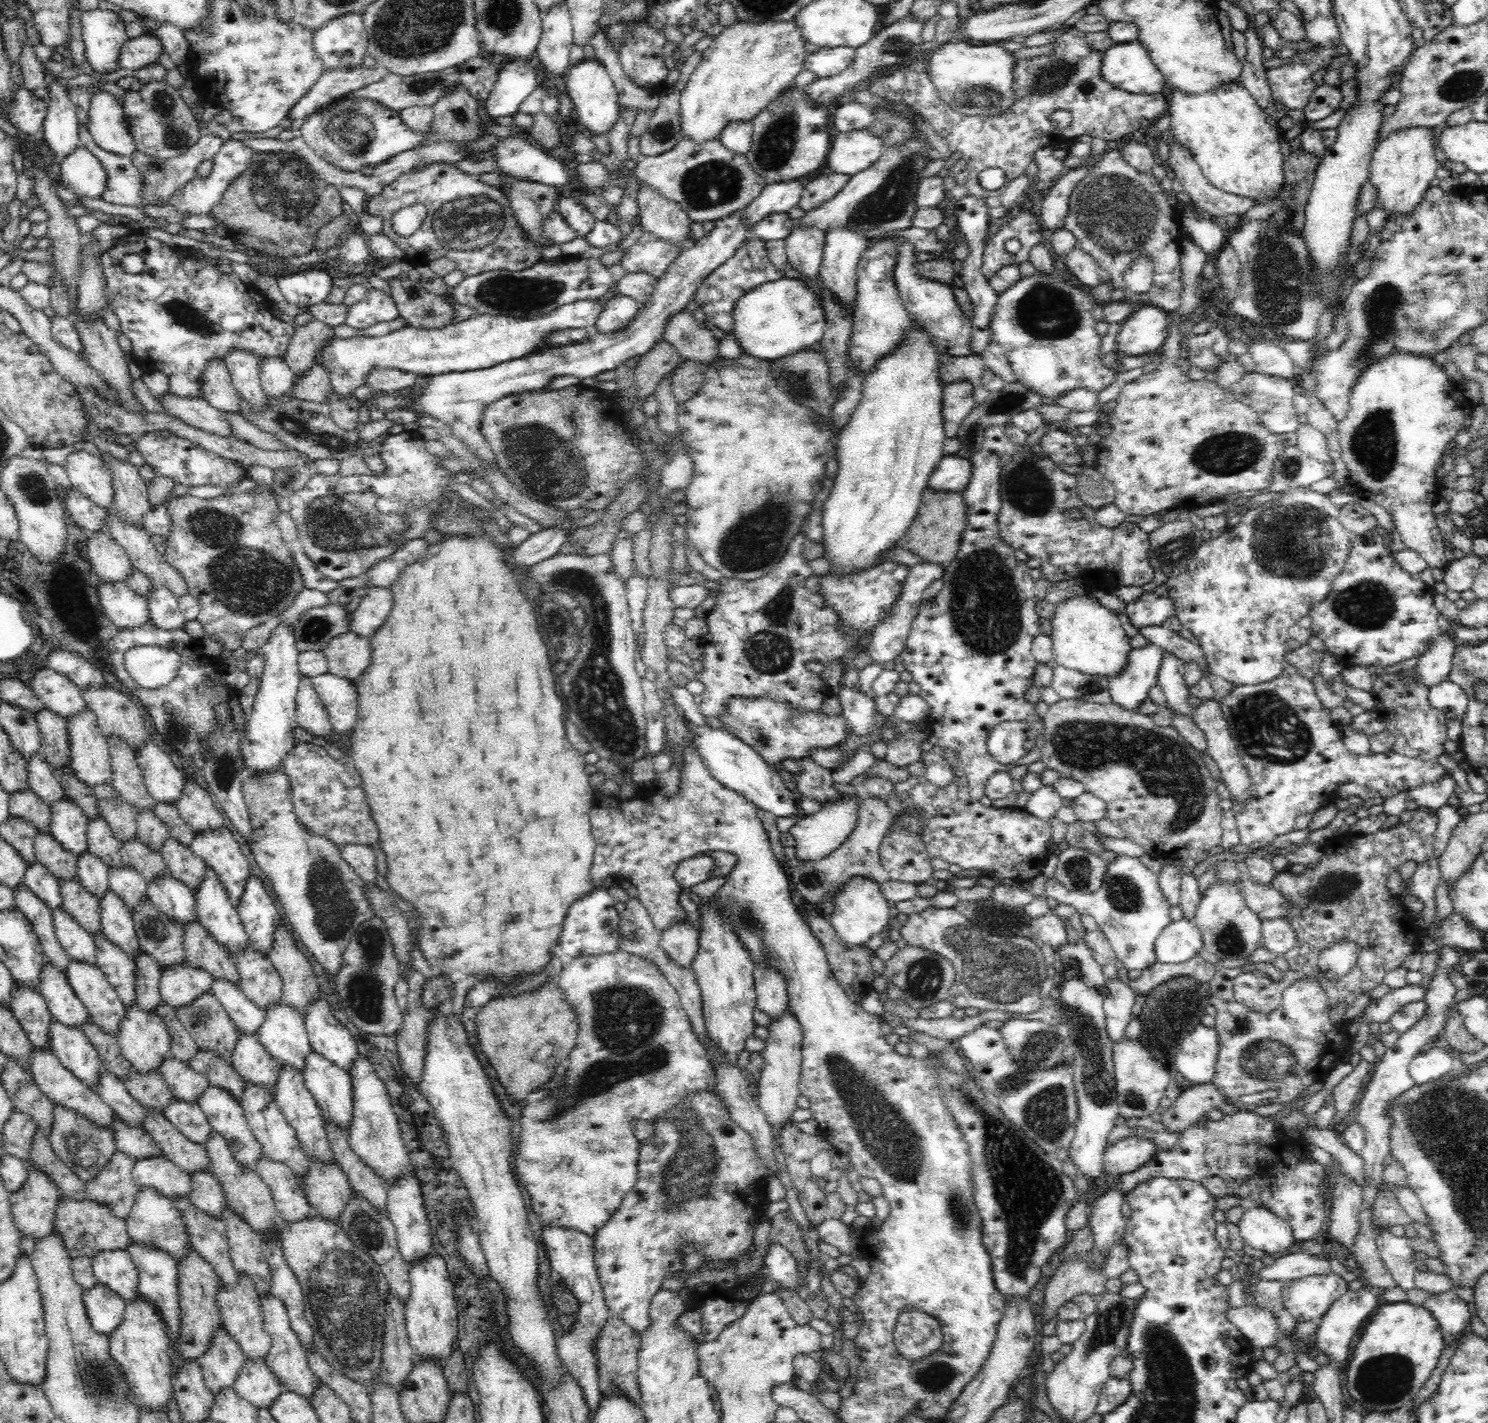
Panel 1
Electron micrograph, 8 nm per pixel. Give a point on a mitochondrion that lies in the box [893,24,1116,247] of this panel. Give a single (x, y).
(1050, 77)

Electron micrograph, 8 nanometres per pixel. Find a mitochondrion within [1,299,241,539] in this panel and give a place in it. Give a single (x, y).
(35, 490)

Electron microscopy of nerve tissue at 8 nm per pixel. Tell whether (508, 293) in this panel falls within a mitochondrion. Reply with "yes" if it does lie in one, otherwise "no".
yes

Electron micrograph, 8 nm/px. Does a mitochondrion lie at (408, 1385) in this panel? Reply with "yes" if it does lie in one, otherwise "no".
no

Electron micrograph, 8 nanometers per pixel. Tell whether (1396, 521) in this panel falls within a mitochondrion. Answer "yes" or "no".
no

